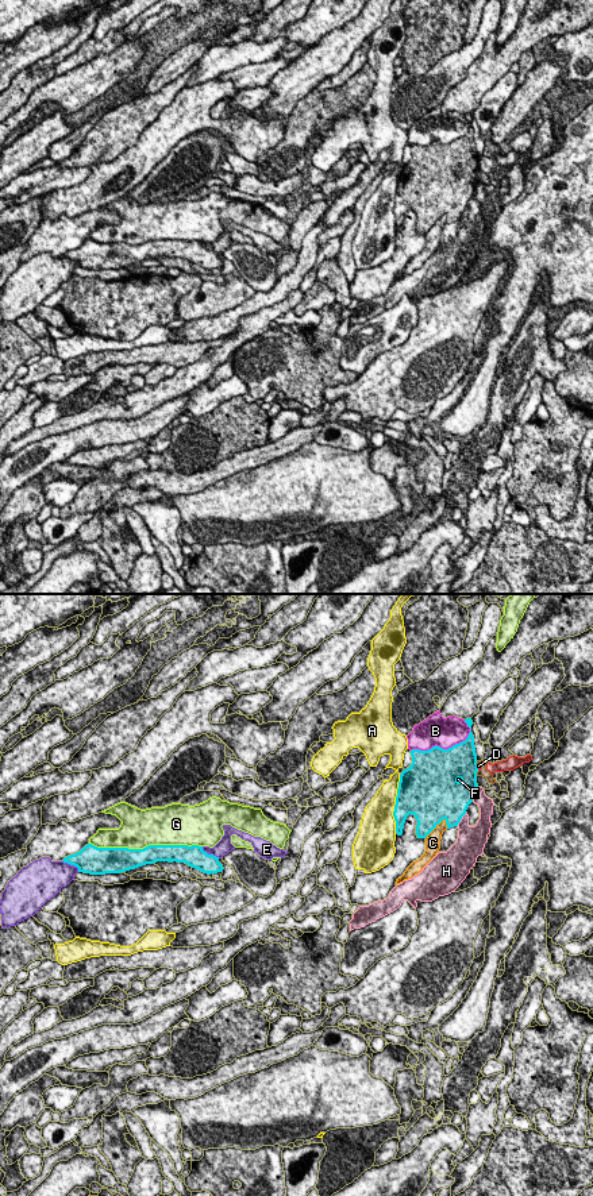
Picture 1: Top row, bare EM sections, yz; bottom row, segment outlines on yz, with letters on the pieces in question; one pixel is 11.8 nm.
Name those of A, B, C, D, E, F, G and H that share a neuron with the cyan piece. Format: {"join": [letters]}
{"join": []}

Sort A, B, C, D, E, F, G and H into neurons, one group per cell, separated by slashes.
A / B / C / D F / E / G / H

